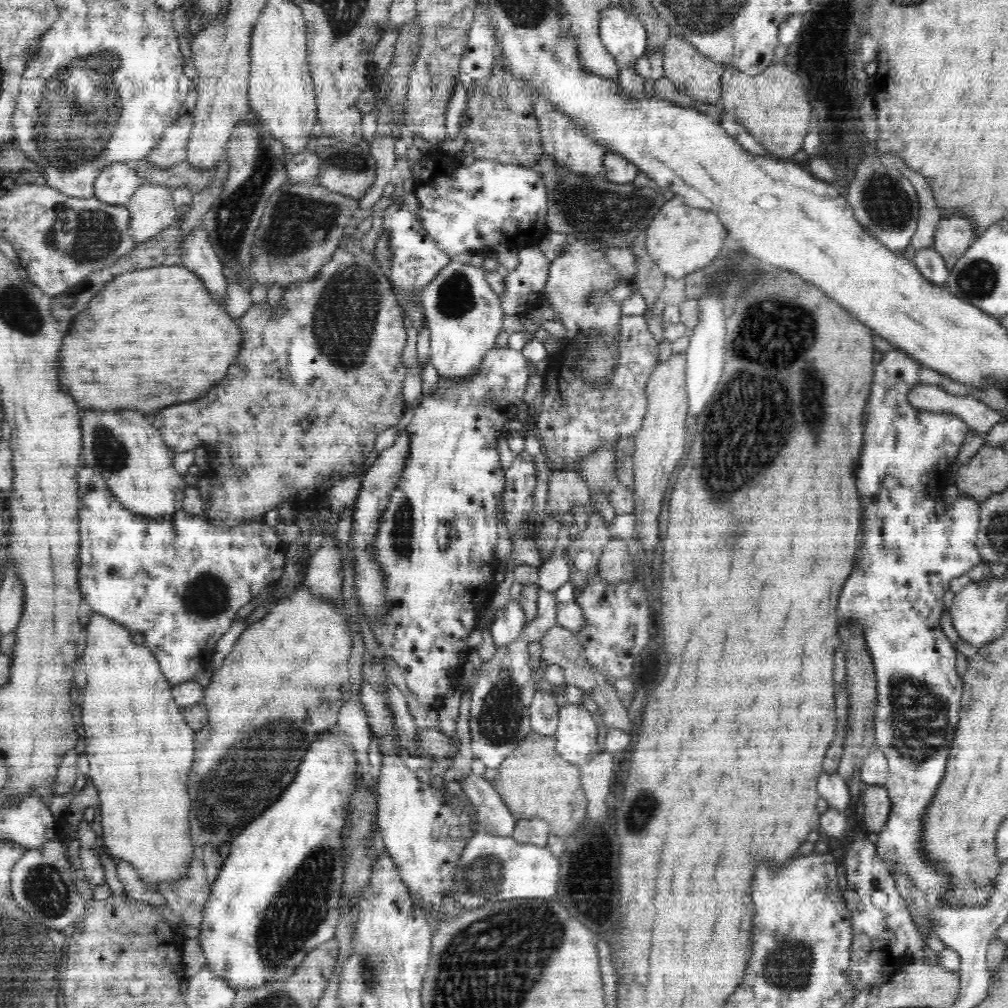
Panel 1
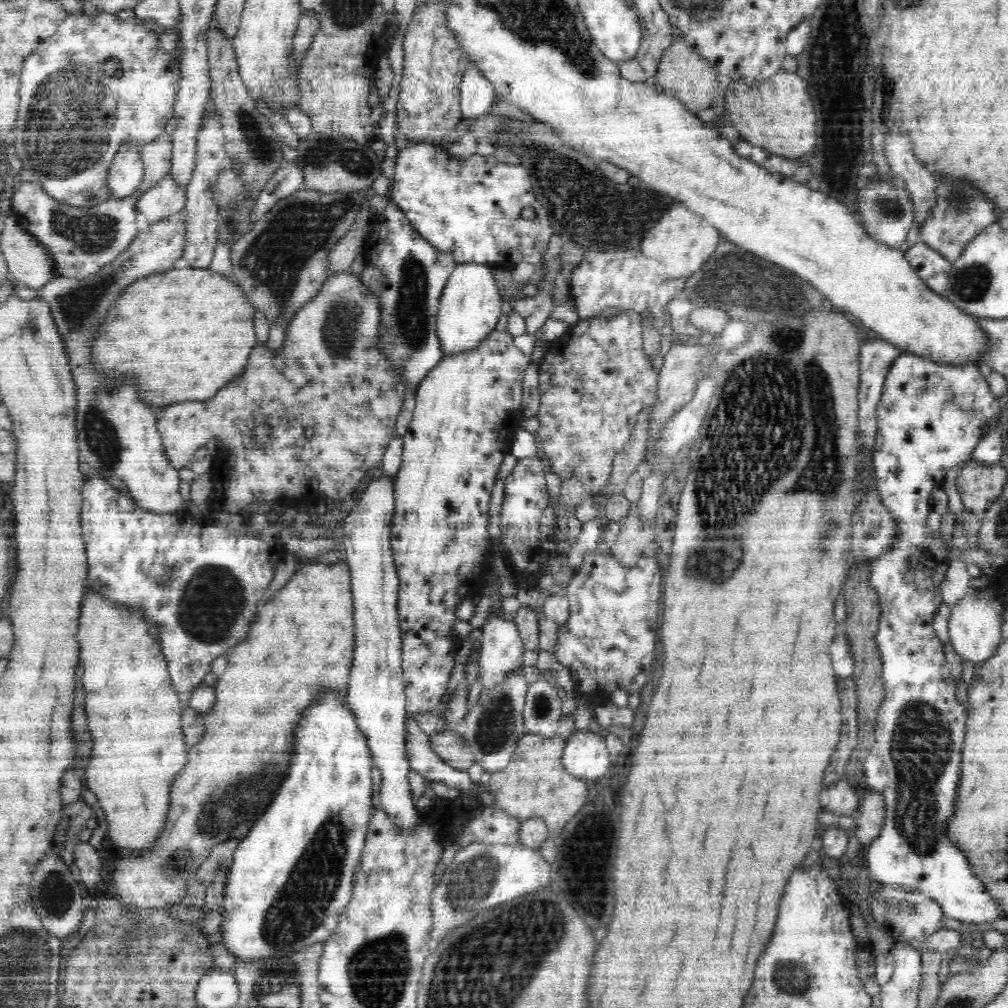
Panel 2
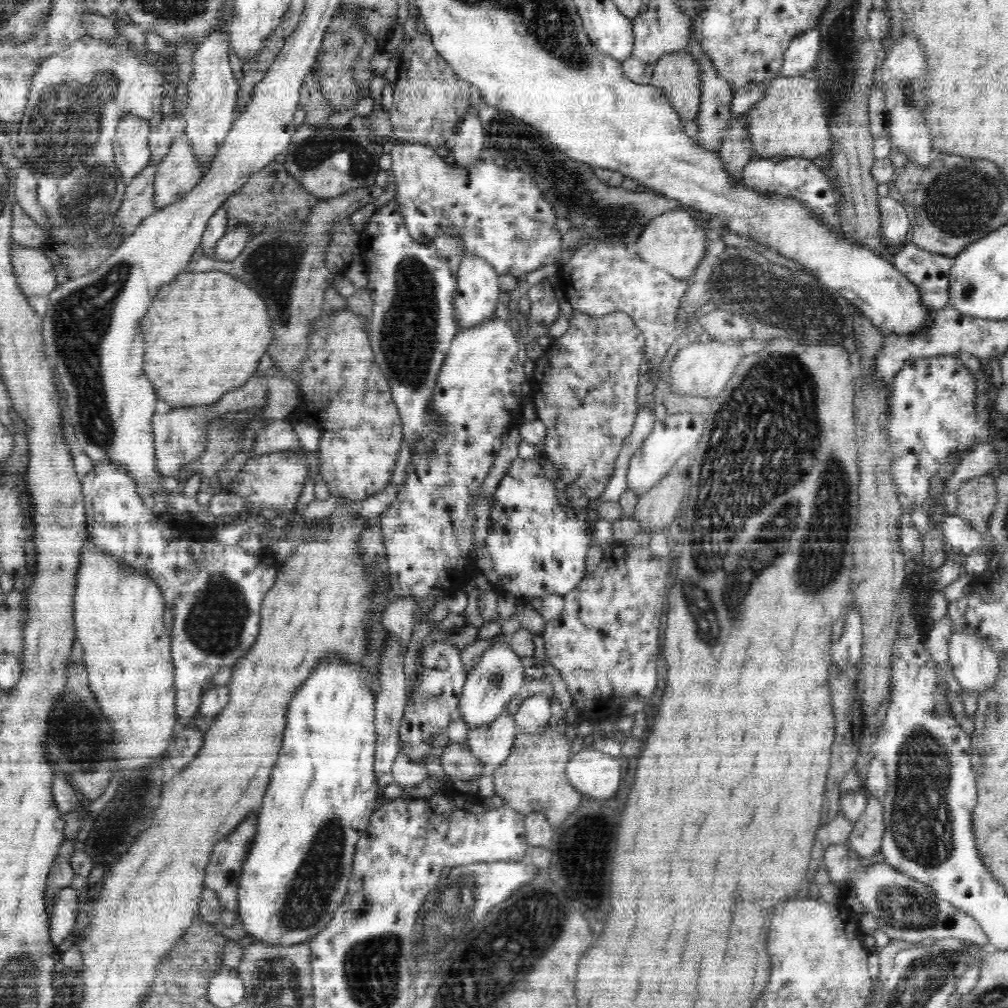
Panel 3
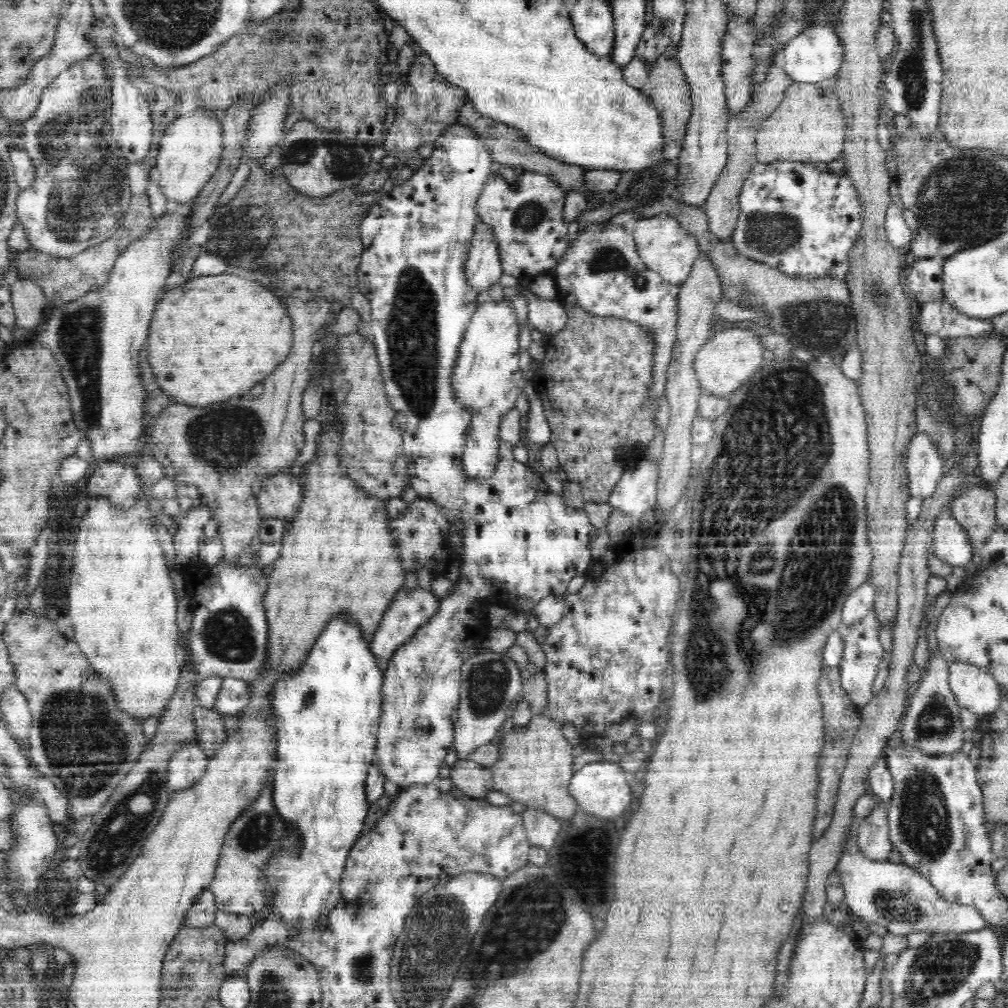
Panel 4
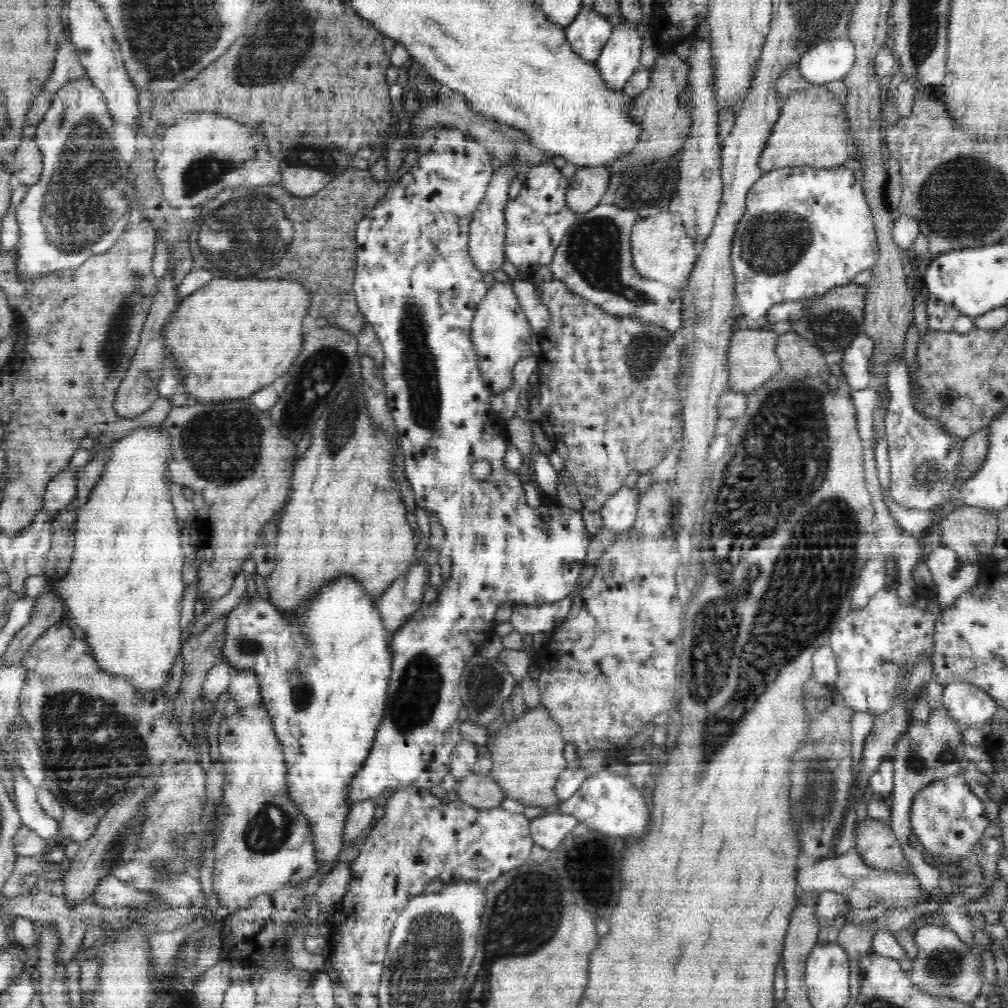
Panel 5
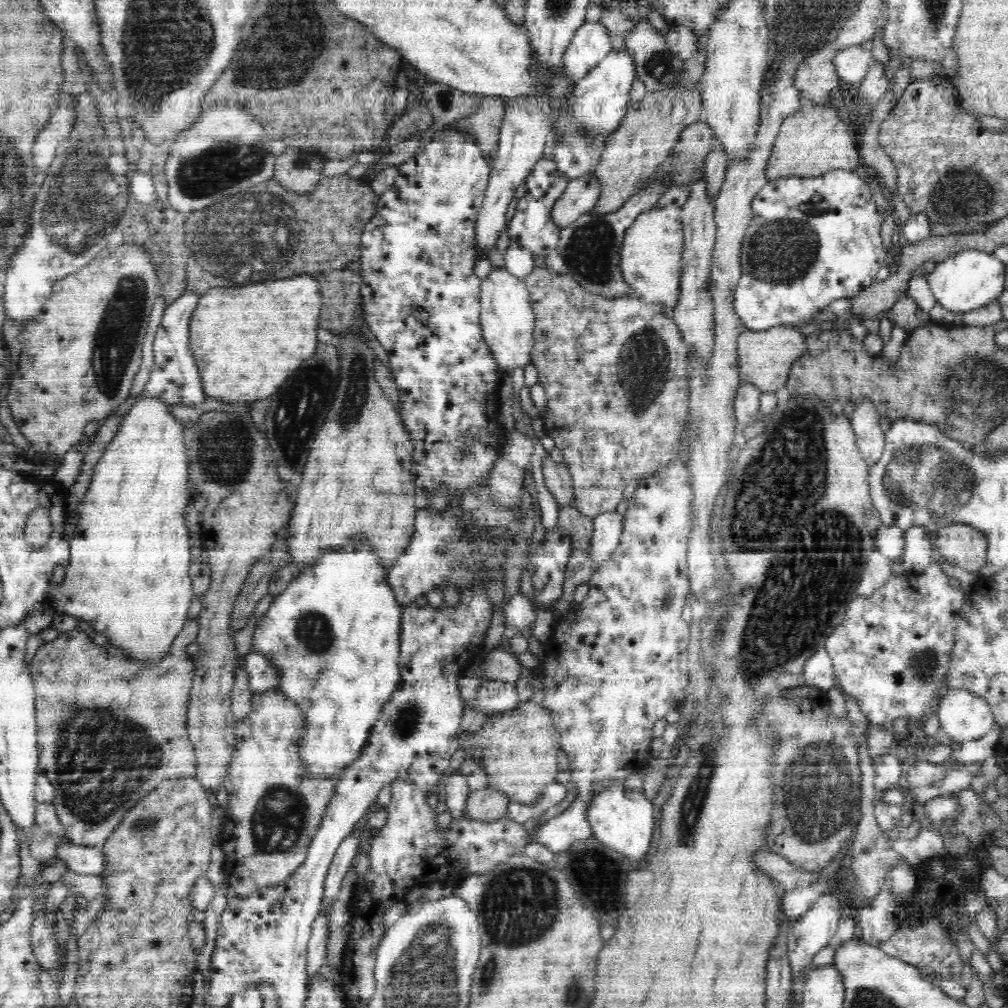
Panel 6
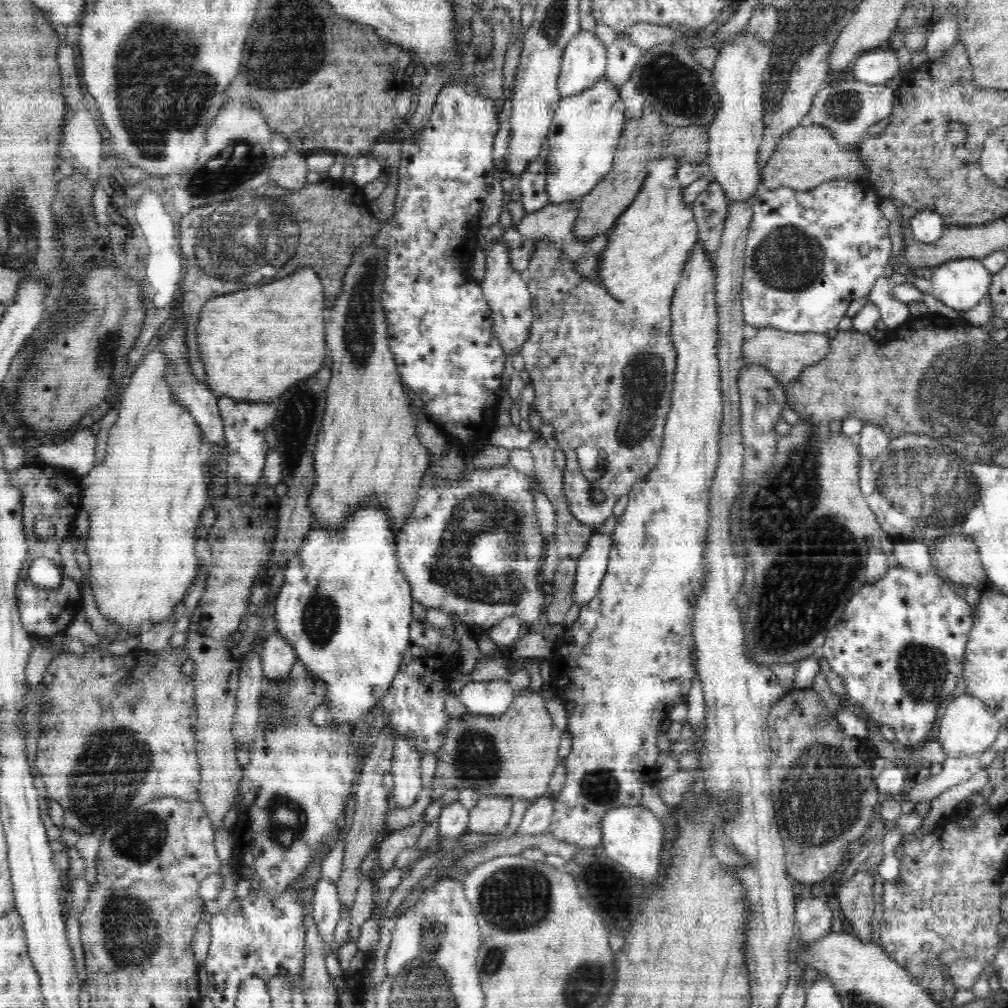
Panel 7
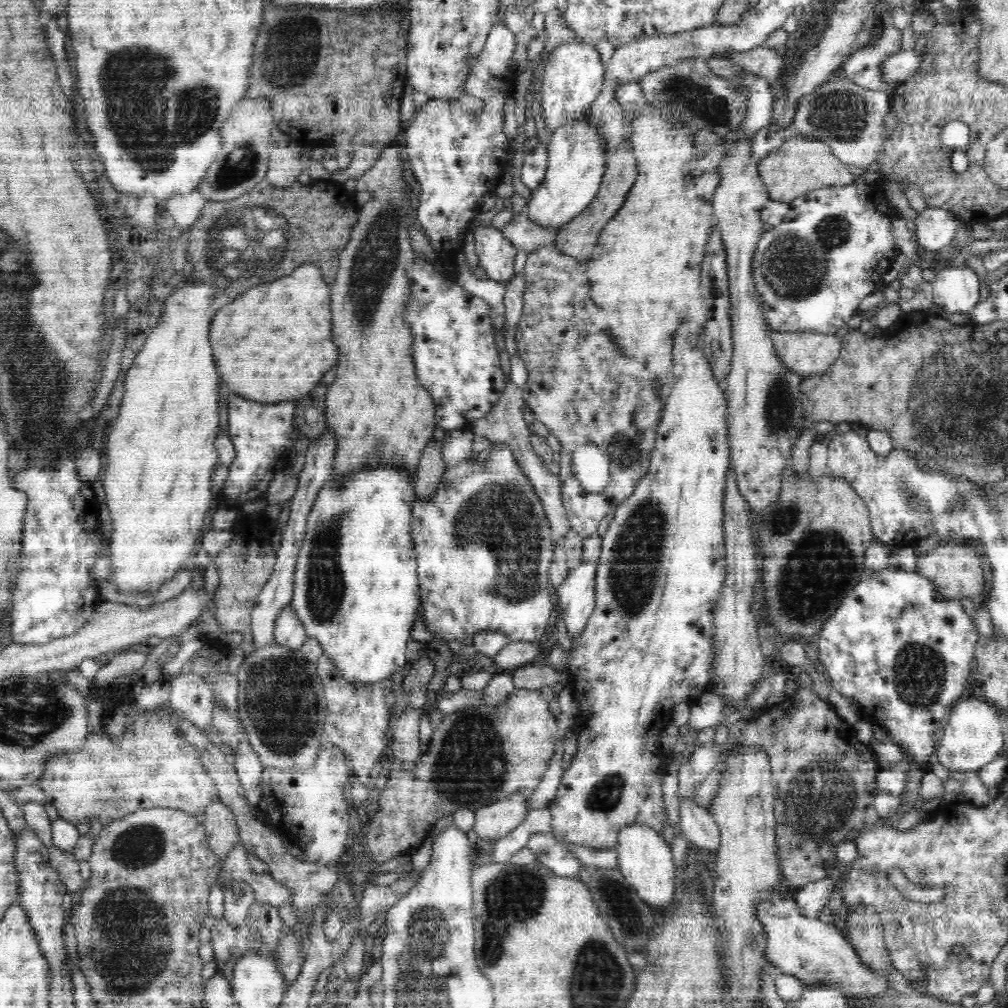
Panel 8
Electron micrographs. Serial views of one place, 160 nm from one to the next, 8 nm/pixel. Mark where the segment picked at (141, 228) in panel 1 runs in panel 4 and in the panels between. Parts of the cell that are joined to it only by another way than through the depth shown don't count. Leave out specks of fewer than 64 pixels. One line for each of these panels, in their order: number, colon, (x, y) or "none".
2: (167, 197)
3: (177, 174)
4: (189, 152)

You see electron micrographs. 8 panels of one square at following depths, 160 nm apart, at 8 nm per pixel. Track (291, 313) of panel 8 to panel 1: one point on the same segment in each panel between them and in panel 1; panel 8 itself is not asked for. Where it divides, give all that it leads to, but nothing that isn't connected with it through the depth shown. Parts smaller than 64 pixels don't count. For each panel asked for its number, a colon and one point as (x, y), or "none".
1: (157, 324)
2: (183, 333)
3: (206, 332)
4: (216, 336)
5: (233, 337)
6: (247, 340)
7: (256, 343)

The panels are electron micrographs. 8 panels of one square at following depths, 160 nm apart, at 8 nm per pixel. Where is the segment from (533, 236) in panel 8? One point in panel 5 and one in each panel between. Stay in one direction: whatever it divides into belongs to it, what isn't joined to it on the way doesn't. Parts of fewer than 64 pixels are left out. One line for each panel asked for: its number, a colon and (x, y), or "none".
5: (587, 186)
6: (580, 196)
7: (556, 220)

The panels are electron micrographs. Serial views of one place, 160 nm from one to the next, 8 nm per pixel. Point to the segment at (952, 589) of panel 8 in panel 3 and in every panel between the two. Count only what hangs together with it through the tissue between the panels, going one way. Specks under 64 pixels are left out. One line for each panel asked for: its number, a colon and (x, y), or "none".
3: (977, 496)
4: (975, 508)
5: (970, 531)
6: (965, 546)
7: (956, 558)

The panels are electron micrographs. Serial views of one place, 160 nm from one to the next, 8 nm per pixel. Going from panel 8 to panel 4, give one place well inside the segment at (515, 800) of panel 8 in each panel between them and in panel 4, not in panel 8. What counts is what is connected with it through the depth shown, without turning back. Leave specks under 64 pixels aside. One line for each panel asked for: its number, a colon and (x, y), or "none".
4: (475, 781)
5: (480, 791)
6: (486, 804)
7: (490, 815)

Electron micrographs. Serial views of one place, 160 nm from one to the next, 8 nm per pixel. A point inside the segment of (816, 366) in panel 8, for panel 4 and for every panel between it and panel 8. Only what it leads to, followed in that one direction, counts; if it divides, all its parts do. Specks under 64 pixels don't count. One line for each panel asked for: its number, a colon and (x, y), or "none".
4: (732, 356)
5: (751, 360)
6: (765, 357)
7: (784, 355)

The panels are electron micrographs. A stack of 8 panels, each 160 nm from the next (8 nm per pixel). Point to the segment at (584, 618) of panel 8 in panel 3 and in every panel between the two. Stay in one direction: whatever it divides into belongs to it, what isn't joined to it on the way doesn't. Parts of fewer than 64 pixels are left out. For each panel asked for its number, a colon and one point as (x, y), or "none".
3: (677, 434)
4: (635, 492)
5: (618, 513)
6: (608, 526)
7: (591, 567)

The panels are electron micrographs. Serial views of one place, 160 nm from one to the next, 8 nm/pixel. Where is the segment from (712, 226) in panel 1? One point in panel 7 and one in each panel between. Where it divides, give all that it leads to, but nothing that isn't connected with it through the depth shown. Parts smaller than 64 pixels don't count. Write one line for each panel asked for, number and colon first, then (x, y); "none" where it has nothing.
2: (681, 240)
3: (675, 242)
4: (664, 244)
5: (662, 250)
6: (651, 255)
7: (649, 243)

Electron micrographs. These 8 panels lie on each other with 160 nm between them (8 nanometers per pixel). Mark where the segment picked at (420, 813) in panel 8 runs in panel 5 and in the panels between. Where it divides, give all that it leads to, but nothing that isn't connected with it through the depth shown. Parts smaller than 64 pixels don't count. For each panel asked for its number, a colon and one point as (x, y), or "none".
5: (527, 752)
6: (517, 749)
7: (513, 755)

